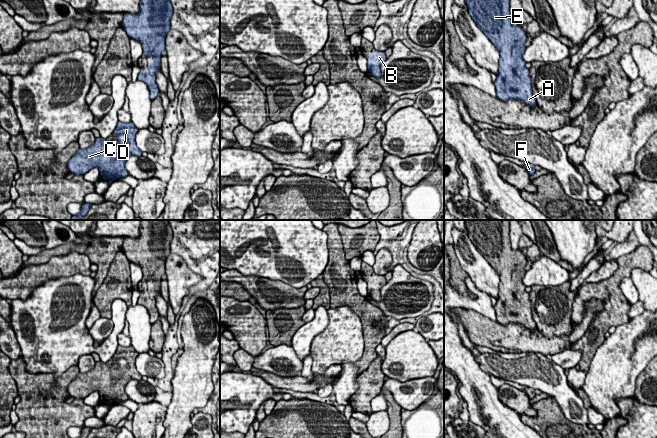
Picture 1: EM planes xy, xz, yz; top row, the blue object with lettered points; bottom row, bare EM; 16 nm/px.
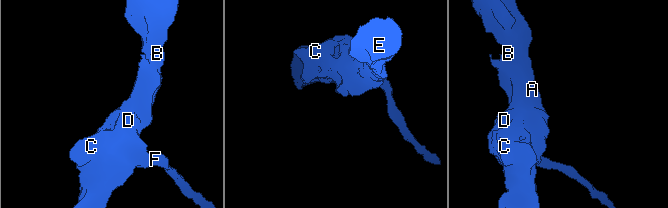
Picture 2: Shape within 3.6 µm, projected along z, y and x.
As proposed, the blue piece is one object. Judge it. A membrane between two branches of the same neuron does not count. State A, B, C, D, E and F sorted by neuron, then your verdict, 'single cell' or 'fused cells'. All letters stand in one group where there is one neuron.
groups A B C D E F; single cell

